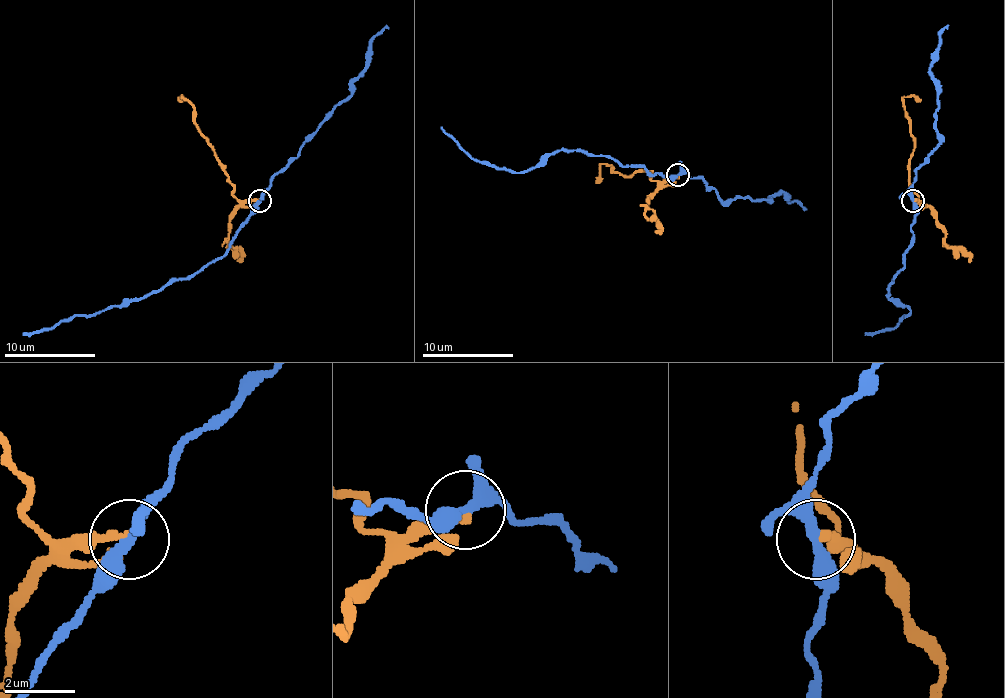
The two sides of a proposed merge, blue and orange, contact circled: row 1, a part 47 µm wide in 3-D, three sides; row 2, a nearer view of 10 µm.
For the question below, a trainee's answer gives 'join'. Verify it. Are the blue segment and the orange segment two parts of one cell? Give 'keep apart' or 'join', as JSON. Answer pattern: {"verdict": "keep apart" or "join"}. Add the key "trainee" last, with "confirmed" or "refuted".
{"verdict": "keep apart", "trainee": "refuted"}

